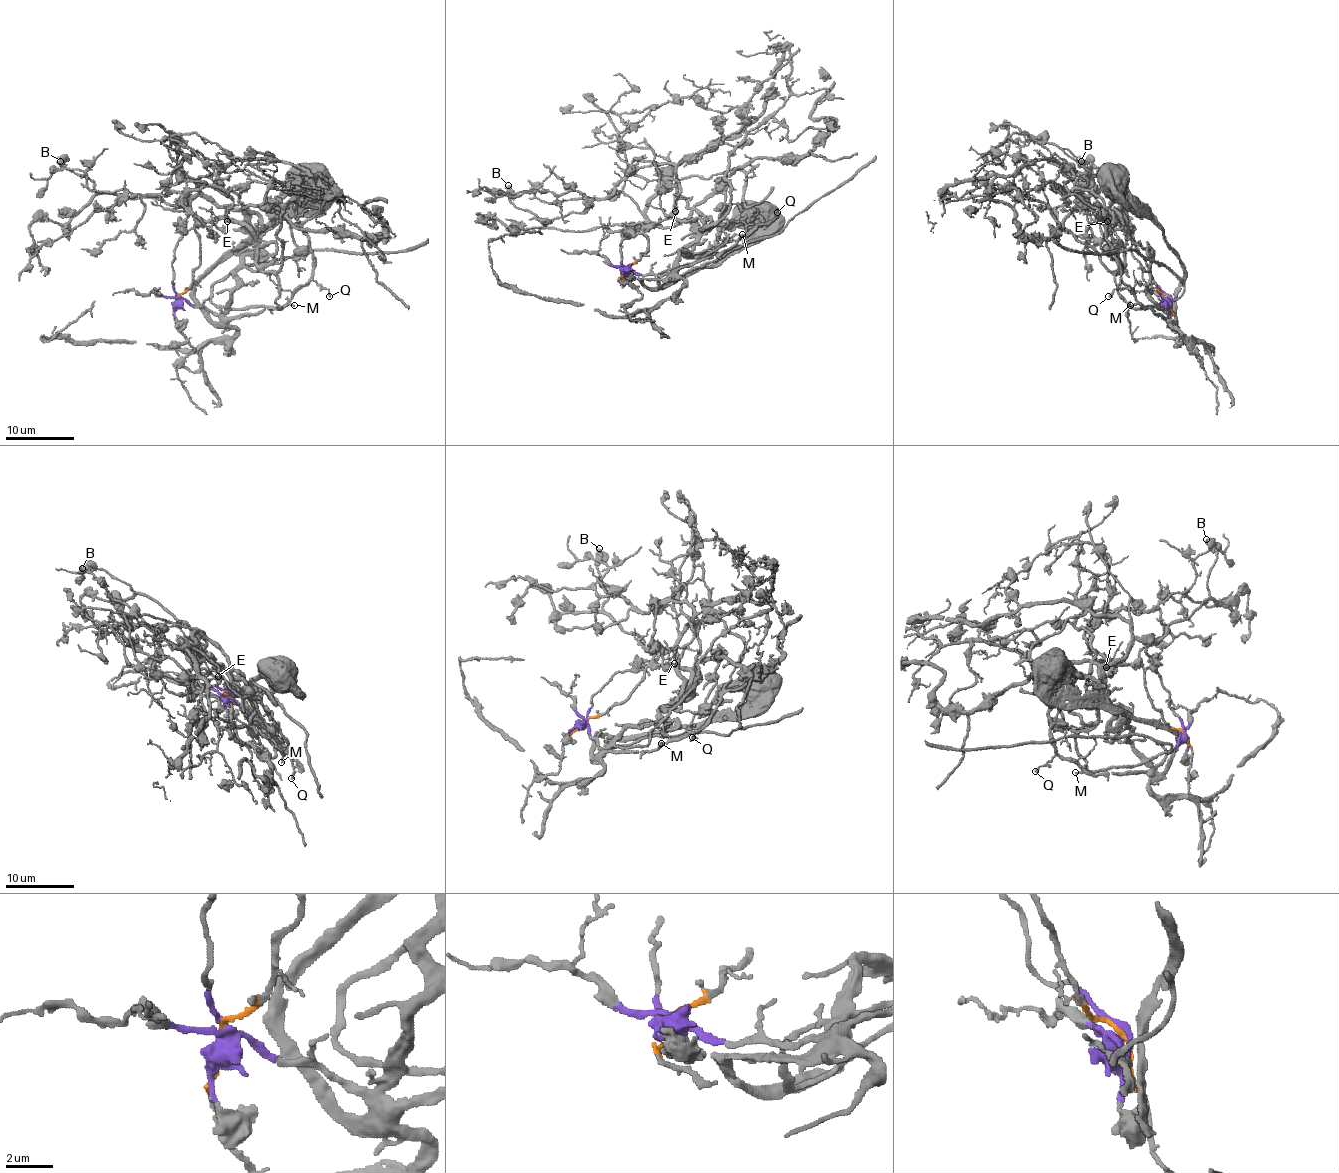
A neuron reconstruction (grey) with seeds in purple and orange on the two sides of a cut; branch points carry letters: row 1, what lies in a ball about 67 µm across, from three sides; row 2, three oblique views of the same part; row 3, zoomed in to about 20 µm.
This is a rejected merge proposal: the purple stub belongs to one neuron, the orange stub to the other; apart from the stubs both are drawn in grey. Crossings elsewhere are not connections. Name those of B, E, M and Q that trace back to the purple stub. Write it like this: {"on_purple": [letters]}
{"on_purple": ["B", "M", "Q"]}

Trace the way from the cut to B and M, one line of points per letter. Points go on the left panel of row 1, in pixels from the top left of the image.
B: (177, 298), (172, 263), (190, 206), (156, 198), (100, 193), (91, 181), (64, 167), (61, 160)
M: (177, 298), (231, 317), (282, 309), (287, 304), (294, 305)

